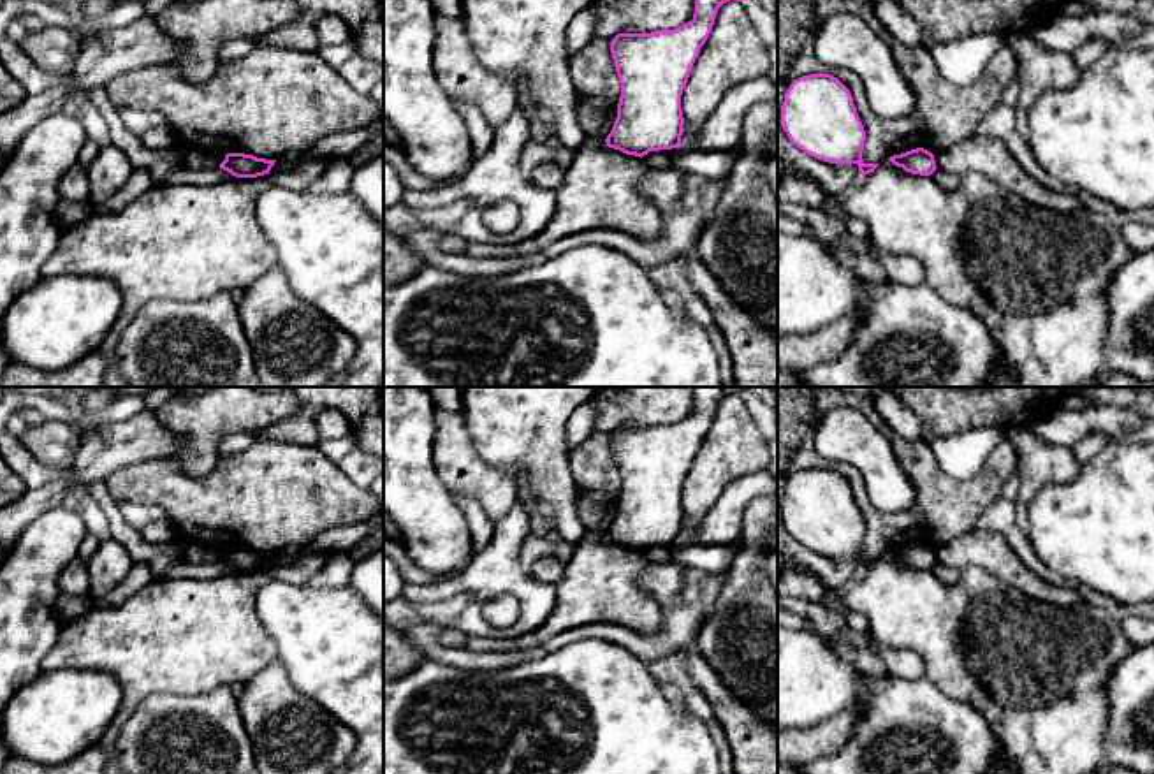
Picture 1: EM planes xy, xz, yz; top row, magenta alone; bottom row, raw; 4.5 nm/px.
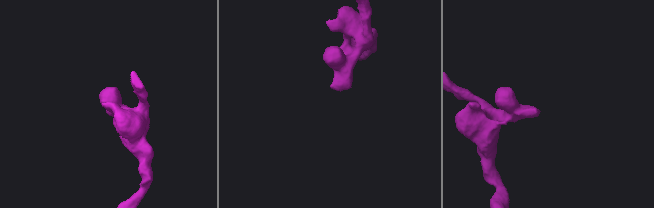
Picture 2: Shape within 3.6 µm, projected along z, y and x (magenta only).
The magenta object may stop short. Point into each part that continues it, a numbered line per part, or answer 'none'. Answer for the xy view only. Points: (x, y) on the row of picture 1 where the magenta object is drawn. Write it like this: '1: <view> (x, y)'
none

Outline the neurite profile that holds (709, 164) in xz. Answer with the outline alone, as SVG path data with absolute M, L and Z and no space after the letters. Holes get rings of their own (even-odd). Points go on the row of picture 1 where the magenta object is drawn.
M679 146L674 151L672 167L686 176L700 174L704 178L727 178L742 151L714 150L698 151L693 148Z

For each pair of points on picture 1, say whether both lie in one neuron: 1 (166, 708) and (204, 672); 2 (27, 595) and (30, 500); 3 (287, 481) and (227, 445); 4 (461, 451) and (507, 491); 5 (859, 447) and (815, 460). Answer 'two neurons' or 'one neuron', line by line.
1: two neurons
2: two neurons
3: two neurons
4: one neuron
5: two neurons

